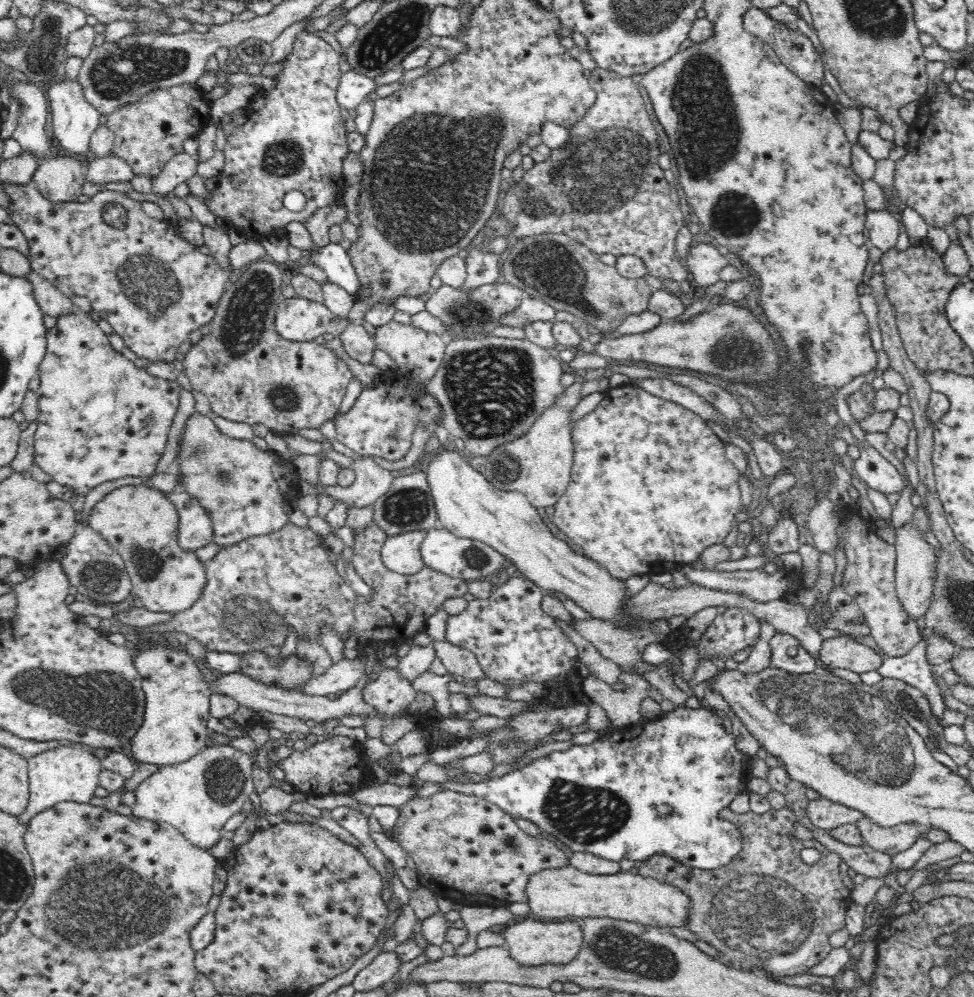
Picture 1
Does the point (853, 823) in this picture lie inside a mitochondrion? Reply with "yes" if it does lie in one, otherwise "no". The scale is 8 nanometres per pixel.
no

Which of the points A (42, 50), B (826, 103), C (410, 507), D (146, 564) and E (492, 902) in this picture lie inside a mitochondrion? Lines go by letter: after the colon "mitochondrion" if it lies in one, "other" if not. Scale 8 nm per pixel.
A: mitochondrion
B: other
C: mitochondrion
D: mitochondrion
E: other

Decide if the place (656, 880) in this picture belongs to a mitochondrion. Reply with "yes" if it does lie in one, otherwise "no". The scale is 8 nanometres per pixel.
no

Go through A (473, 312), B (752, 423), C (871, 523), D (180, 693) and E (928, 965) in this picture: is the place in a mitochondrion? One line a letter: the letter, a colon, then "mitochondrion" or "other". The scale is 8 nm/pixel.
A: mitochondrion
B: other
C: other
D: other
E: other

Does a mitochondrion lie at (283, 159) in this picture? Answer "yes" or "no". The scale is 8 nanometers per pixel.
yes

